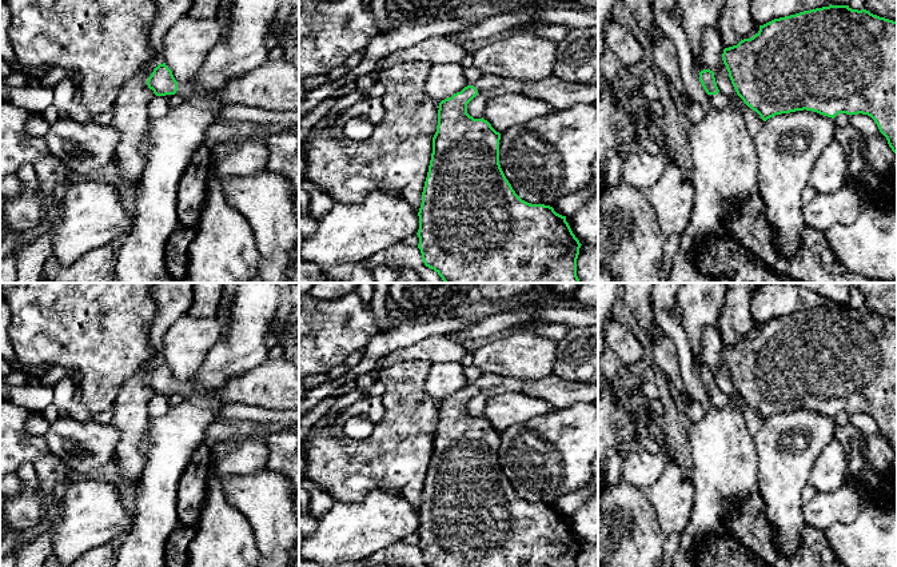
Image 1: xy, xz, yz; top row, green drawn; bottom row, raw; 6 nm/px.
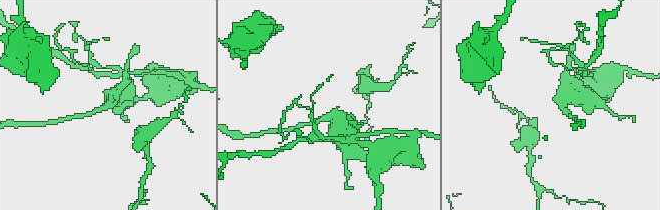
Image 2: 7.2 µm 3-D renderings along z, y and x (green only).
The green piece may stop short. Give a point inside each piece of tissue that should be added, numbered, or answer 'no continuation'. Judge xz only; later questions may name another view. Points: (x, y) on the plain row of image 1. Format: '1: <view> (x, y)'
1: xz (557, 391)

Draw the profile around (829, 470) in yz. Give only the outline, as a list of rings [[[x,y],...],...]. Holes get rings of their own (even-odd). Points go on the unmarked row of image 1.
[[[832,438],[816,459],[808,484],[820,494],[830,494],[846,483],[848,455],[844,444]]]

